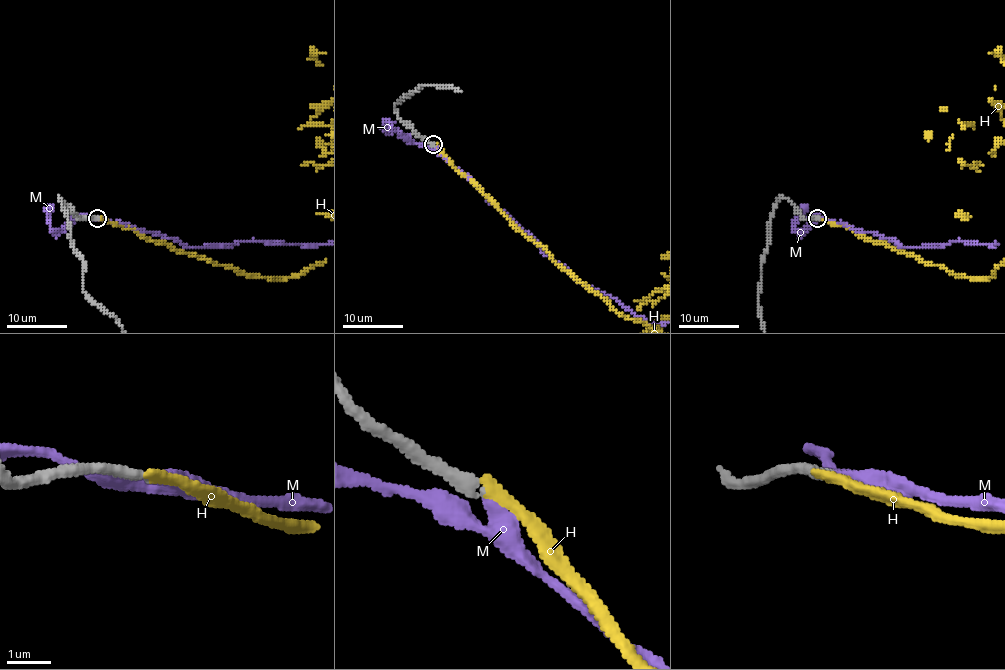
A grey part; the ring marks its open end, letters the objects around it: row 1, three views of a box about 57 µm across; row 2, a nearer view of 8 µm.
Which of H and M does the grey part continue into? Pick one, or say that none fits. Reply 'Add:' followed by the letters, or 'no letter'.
Add: H

